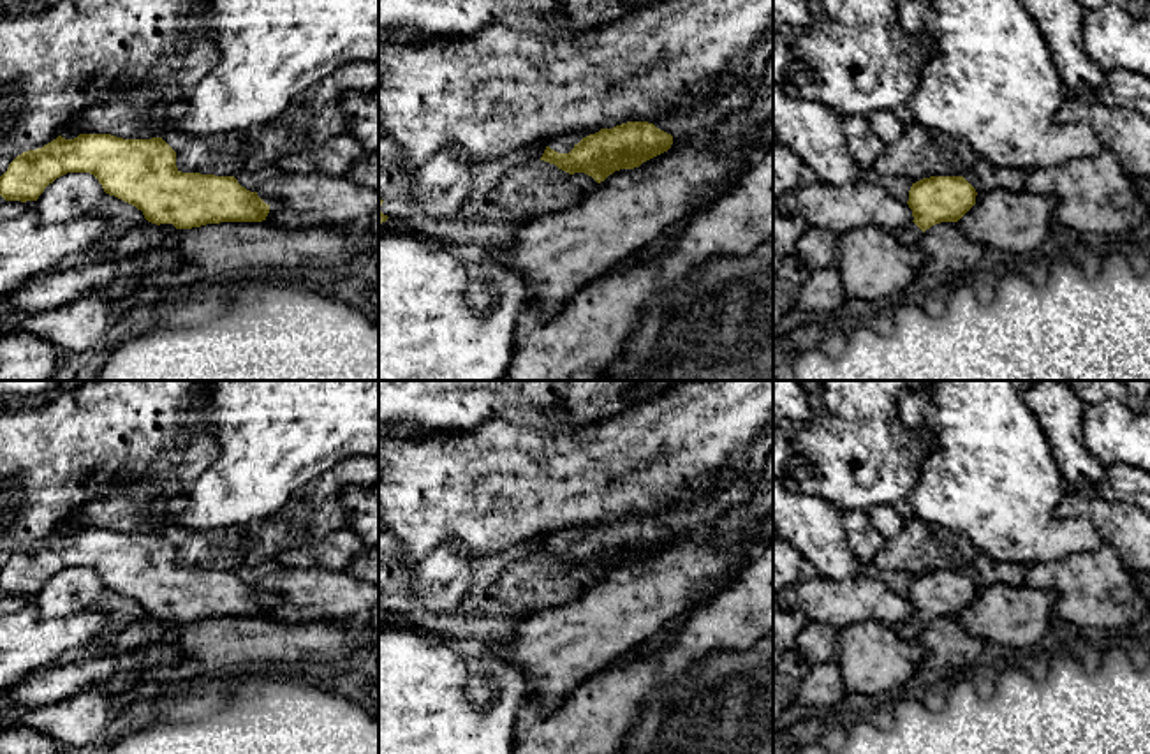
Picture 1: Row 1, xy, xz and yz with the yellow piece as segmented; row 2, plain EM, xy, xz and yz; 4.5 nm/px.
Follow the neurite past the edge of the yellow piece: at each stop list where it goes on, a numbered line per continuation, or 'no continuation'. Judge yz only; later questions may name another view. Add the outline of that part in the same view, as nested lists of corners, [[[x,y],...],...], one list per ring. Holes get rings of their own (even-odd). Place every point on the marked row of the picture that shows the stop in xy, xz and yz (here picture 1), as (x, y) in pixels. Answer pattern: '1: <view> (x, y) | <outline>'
1: yz (909, 235) | [[[912,222],[898,231],[893,233],[893,236],[905,247],[918,247],[923,231]]]

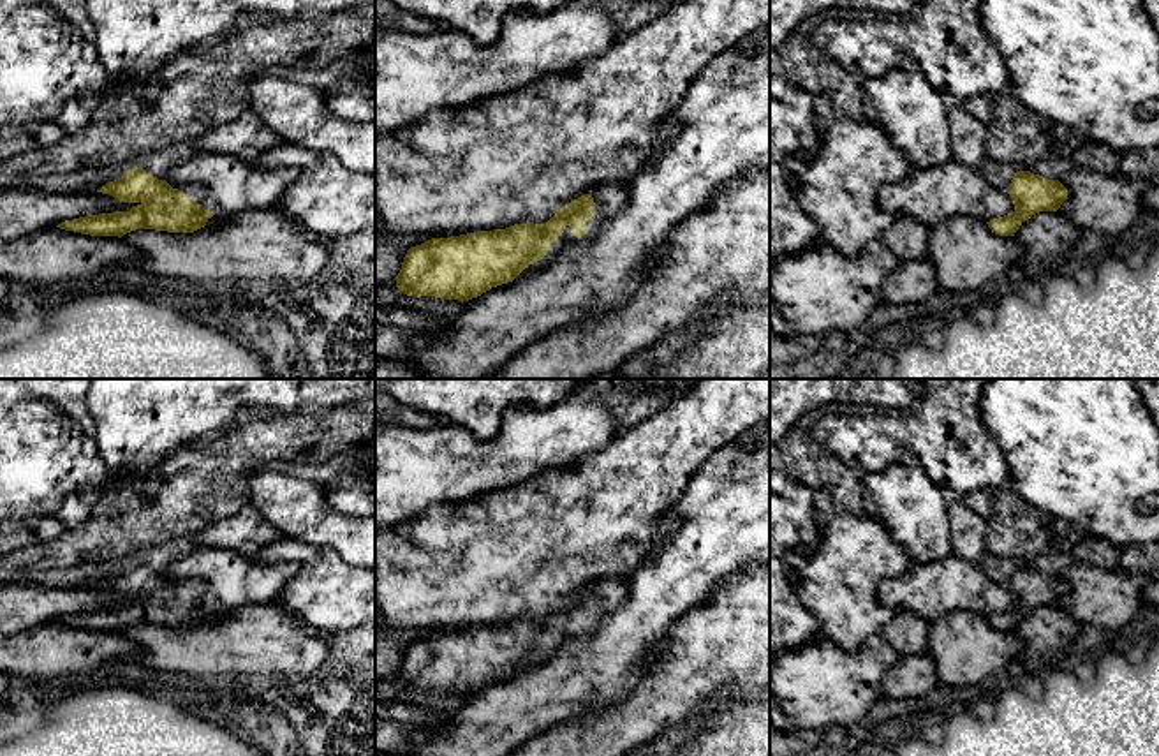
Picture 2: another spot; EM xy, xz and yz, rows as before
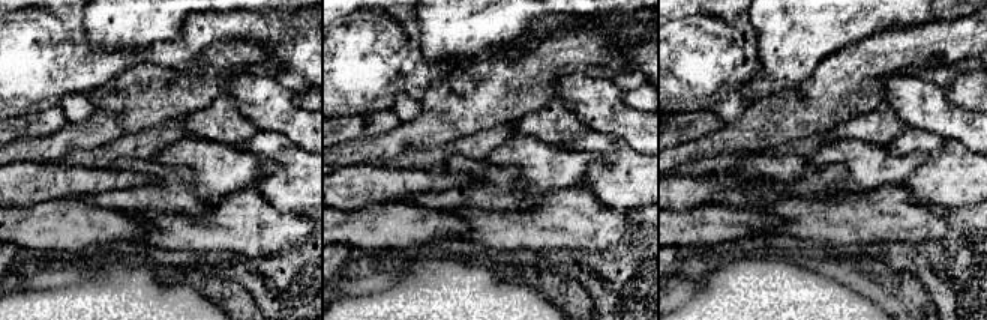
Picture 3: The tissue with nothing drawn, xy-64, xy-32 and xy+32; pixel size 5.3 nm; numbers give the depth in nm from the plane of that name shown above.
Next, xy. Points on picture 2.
no continuation

